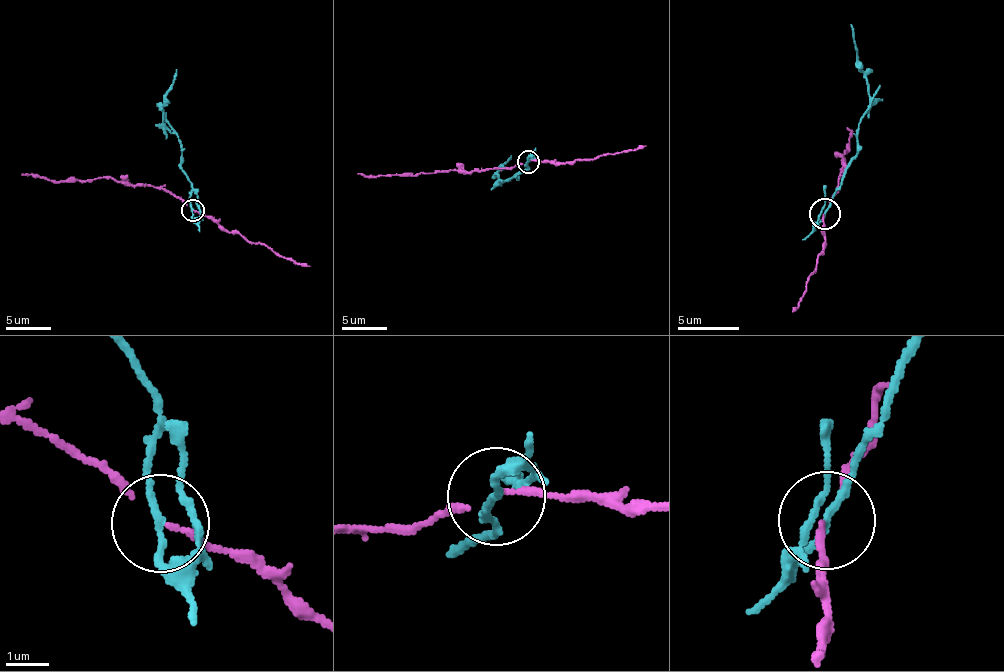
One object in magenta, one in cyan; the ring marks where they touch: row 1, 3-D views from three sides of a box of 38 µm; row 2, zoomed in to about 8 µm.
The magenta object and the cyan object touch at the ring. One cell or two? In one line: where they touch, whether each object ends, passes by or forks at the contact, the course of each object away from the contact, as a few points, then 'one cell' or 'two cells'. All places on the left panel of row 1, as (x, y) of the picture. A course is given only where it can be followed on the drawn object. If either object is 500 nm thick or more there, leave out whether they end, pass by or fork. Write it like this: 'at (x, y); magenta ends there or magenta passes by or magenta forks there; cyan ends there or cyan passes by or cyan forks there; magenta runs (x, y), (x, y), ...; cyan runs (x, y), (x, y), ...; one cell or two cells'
at (192, 210); magenta passes by; cyan passes by; magenta runs (194, 210), (173, 194), (151, 185), (123, 185), (112, 178), (50, 182), (21, 173); cyan runs (192, 209), (191, 183), (180, 165), (182, 145), (166, 125), (162, 104), (176, 70); two cells

